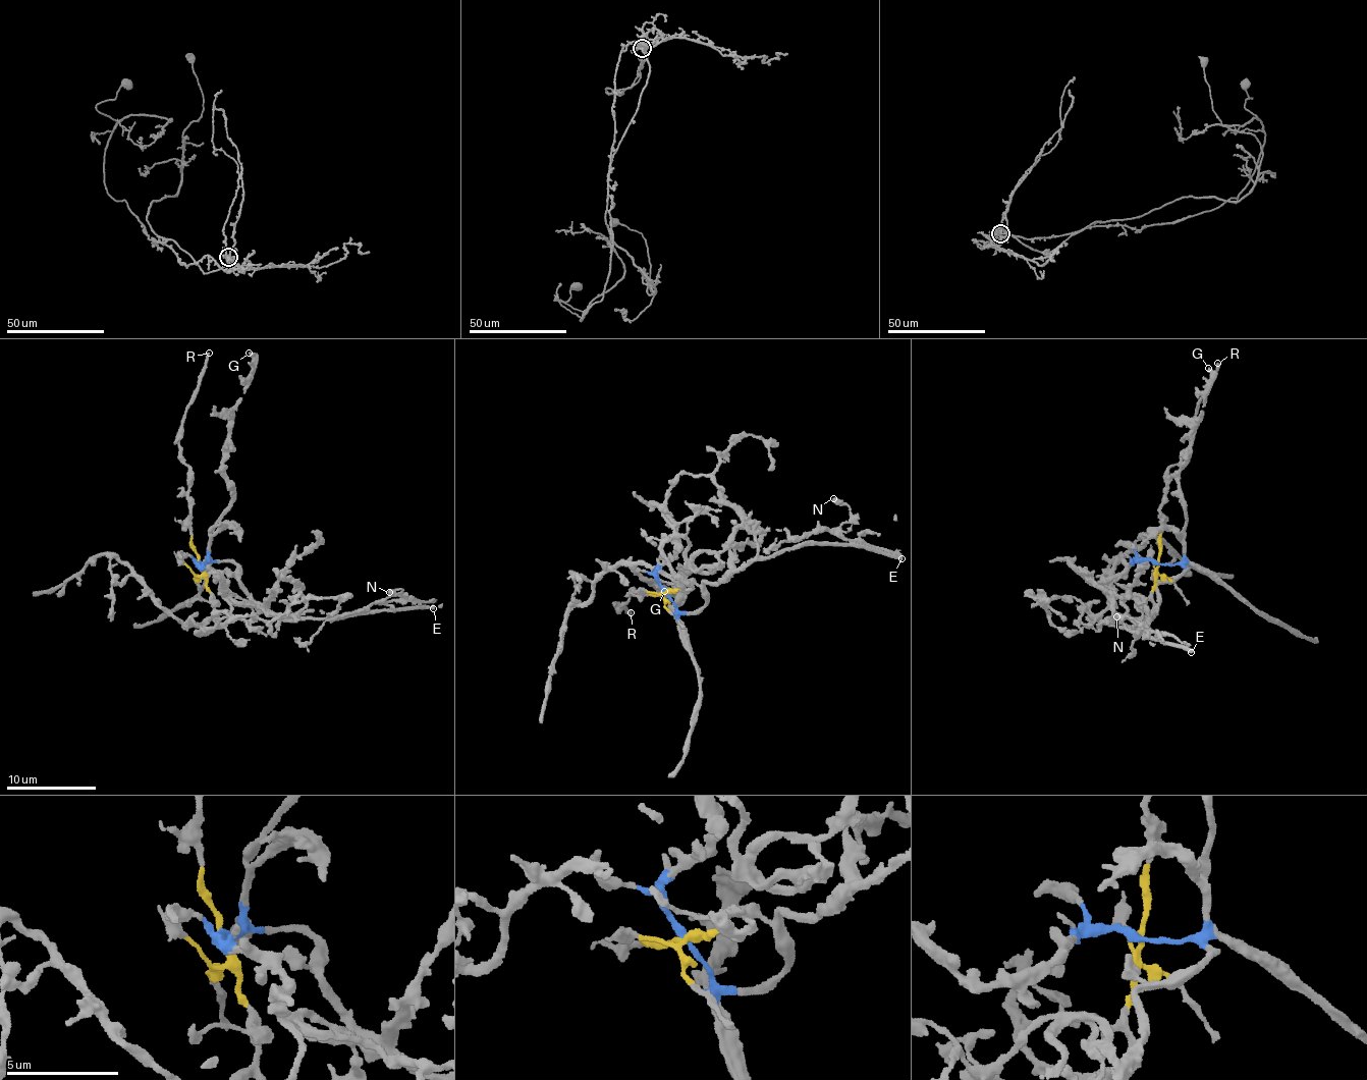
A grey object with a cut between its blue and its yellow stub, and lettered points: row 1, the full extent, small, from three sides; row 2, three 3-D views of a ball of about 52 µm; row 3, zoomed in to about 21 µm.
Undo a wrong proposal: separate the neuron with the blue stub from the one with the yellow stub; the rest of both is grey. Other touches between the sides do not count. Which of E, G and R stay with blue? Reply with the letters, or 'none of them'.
E, G

